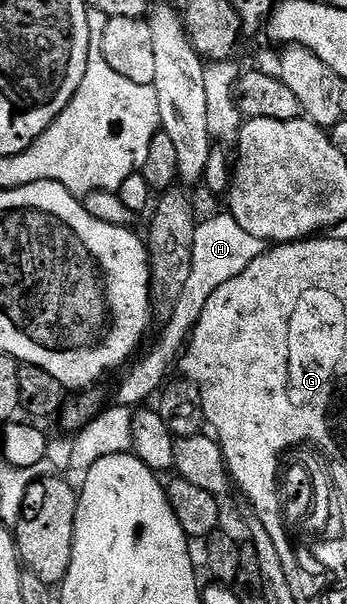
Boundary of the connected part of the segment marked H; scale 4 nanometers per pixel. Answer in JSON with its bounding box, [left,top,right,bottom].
[110,213,266,408]

